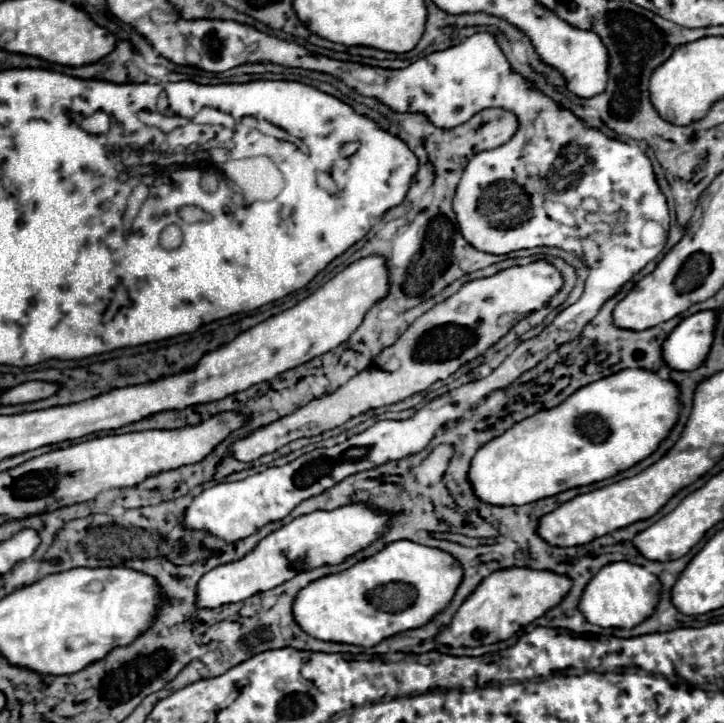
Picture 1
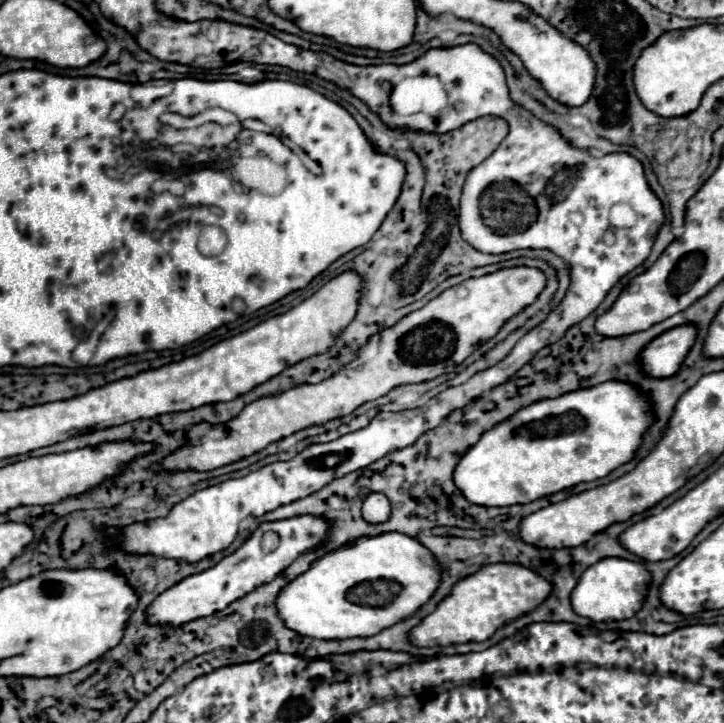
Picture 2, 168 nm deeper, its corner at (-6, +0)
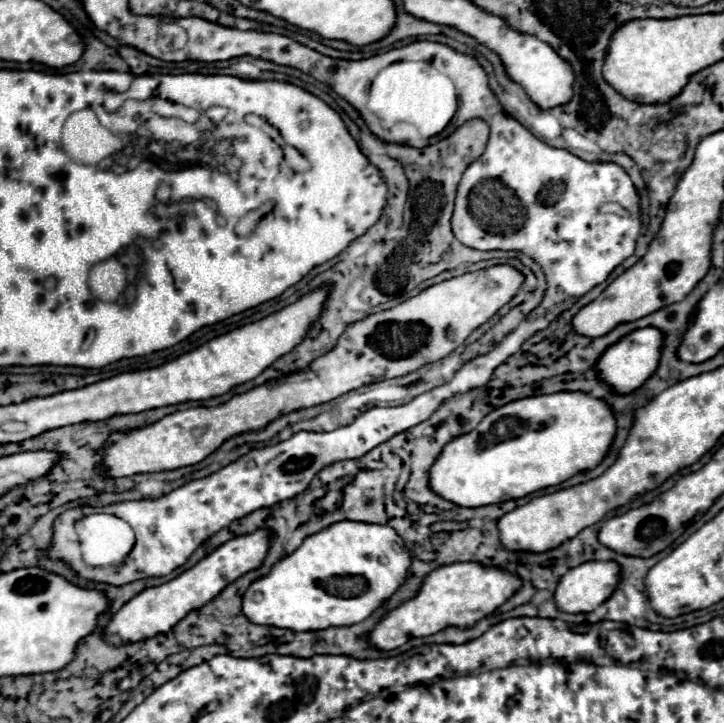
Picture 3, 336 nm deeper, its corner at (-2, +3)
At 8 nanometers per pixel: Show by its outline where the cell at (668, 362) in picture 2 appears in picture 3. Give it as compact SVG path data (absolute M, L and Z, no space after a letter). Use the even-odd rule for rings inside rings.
M656 327L636 329L628 333L628 337L616 341L616 345L610 345L600 355L600 361L596 361L596 373L600 373L600 381L604 381L616 393L620 395L632 393L632 389L638 389L656 371L660 359L660 347L662 347L662 333Z

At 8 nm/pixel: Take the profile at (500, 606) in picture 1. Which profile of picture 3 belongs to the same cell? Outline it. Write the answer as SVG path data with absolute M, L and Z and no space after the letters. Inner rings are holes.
M480 563L442 565L424 577L424 585L420 585L420 593L416 593L416 597L402 601L372 627L368 633L368 643L380 651L392 651L404 645L410 637L426 637L450 625L472 627L482 617L494 613L520 589L520 585L522 583L516 575L496 567L484 567Z

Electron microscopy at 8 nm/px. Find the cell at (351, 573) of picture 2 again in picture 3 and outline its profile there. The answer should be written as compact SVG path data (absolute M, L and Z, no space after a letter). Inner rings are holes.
M338 521L304 539L290 555L272 565L268 575L256 579L242 597L242 613L258 625L286 627L292 631L316 631L332 625L352 625L364 621L376 607L382 605L406 579L410 555L402 539L388 525L372 525L362 521Z

